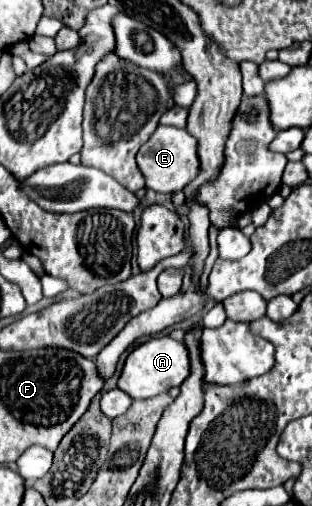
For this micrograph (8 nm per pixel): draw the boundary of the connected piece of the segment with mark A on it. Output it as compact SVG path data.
M157 336L137 346L125 360L123 372L117 380L117 388L129 394L133 400L153 398L161 392L167 392L173 386L179 386L189 376L189 352L183 342L177 342L169 336Z

